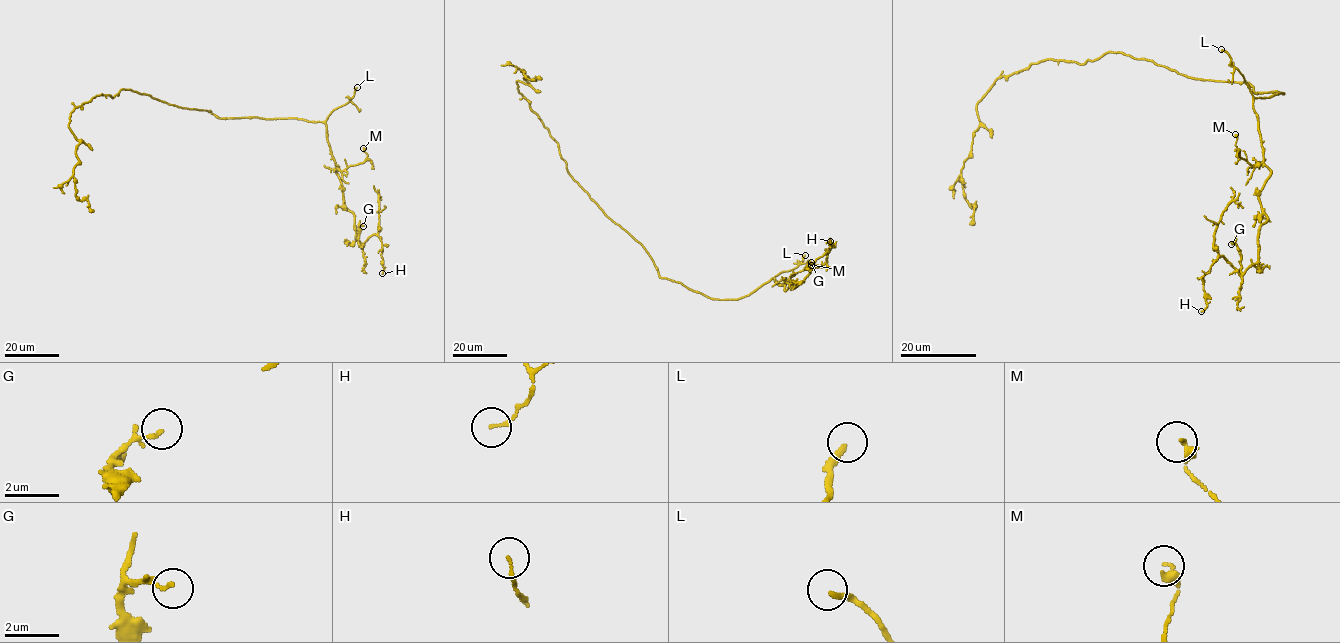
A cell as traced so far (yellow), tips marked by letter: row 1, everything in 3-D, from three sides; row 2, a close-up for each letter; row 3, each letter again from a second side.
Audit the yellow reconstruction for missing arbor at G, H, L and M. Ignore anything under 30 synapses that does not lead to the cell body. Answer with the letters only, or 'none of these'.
L

